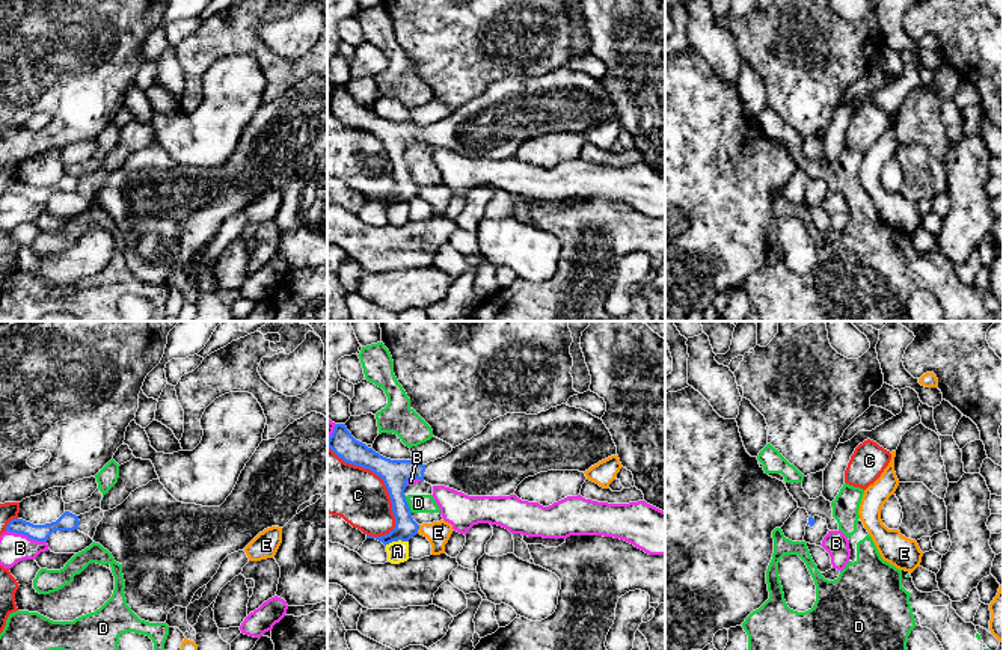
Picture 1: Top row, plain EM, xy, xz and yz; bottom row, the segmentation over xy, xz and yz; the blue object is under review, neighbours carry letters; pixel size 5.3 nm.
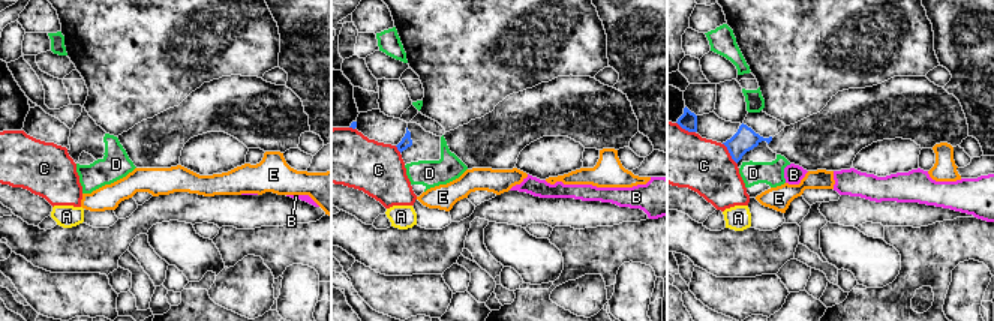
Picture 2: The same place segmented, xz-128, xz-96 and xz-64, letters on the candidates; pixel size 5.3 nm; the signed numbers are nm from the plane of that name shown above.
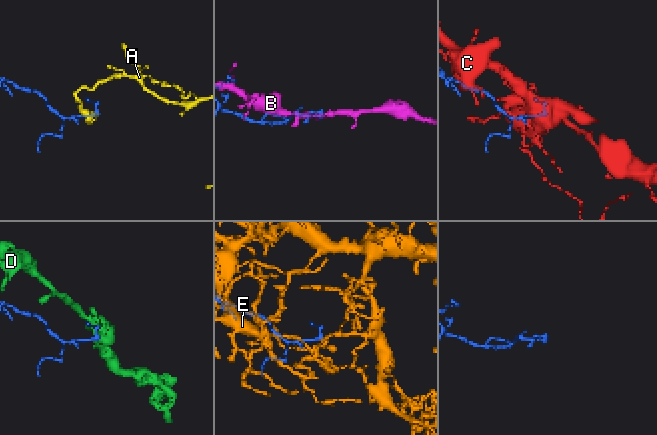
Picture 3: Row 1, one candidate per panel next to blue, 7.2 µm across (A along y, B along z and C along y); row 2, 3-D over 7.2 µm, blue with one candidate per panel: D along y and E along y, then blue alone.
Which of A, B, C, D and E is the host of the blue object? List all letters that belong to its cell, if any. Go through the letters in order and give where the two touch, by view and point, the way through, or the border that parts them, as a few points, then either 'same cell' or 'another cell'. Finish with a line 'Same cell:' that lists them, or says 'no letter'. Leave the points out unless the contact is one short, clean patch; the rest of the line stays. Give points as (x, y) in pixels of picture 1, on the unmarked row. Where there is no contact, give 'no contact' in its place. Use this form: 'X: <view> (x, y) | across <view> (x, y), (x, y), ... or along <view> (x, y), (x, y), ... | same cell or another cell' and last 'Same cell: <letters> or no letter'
A: xz (395, 202) | along xz (407, 202), (392, 202), (385, 207) | another cell
B: xy (26, 196) | another cell
C: xz (382, 141) | another cell
D: xz (407, 166) | along xz (404, 159), (412, 174) | another cell
E: xz (418, 190) | another cell
Same cell: no letter

